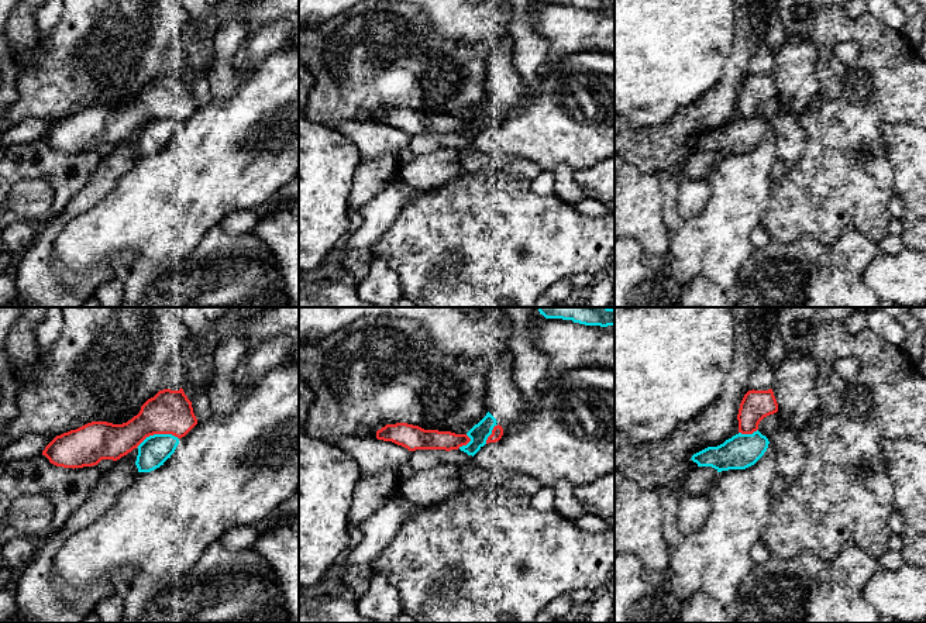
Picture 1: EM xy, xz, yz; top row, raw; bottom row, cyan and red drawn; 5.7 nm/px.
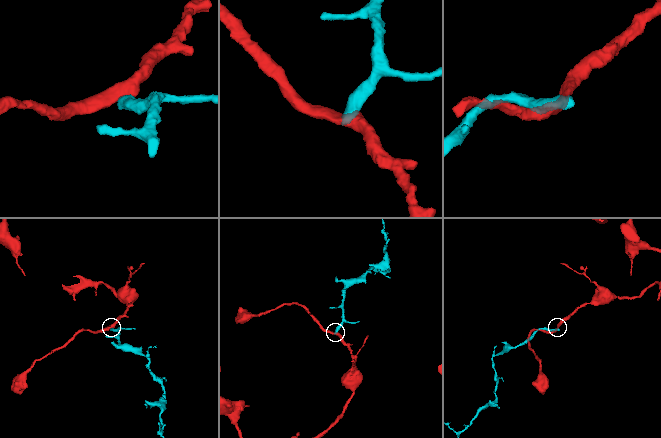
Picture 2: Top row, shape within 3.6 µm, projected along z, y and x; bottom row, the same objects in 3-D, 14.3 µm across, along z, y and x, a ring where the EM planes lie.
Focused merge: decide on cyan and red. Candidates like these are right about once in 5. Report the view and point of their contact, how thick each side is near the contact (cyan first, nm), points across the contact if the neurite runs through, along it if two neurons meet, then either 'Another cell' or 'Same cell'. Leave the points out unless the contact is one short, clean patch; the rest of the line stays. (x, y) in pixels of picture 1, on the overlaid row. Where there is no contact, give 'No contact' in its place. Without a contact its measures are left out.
Touches cyan at xy (157, 434). Thickness 170 nm (cyan) against 260 nm. Boundary: xy (178, 437), (150, 434), (137, 446). Another cell

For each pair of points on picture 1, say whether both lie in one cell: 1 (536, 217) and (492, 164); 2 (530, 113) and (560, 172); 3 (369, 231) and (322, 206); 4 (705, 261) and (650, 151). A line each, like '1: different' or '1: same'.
1: different
2: different
3: different
4: different

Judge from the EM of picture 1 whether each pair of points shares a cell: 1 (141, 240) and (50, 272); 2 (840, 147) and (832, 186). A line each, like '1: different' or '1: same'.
1: different
2: same

